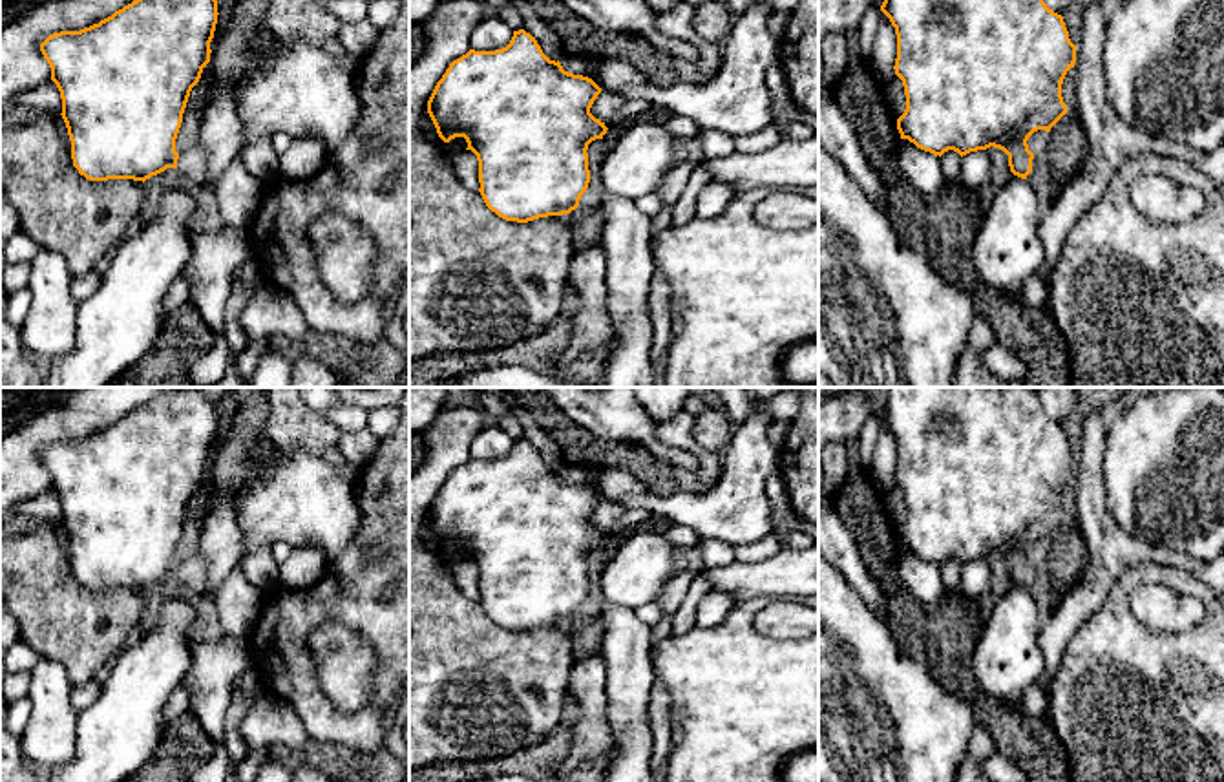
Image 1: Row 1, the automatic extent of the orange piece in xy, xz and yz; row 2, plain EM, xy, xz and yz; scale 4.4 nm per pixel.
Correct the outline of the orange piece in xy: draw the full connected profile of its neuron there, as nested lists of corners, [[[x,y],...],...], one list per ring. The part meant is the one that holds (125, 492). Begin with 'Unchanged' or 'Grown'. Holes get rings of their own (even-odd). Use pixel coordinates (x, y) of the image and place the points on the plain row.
Grown. [[[197,387],[164,391],[111,426],[80,440],[49,444],[40,460],[62,508],[73,576],[90,590],[146,590],[177,577],[192,594],[205,594],[206,561],[175,561],[175,548],[192,497],[210,471],[217,433],[216,402]]]

